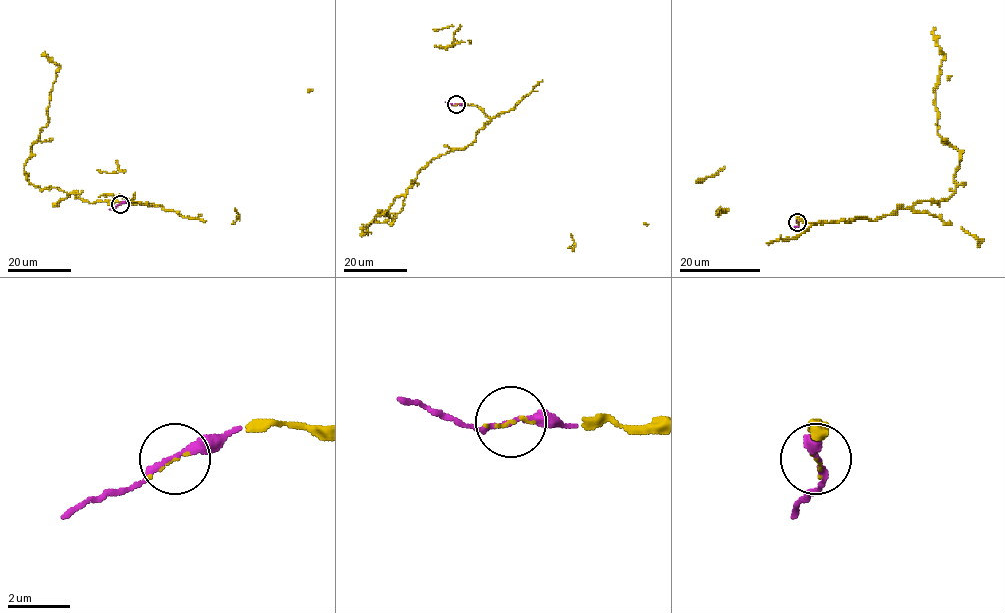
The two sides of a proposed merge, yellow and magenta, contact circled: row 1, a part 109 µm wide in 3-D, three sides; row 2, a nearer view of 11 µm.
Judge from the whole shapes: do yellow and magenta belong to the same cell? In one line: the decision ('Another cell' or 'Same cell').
Same cell

